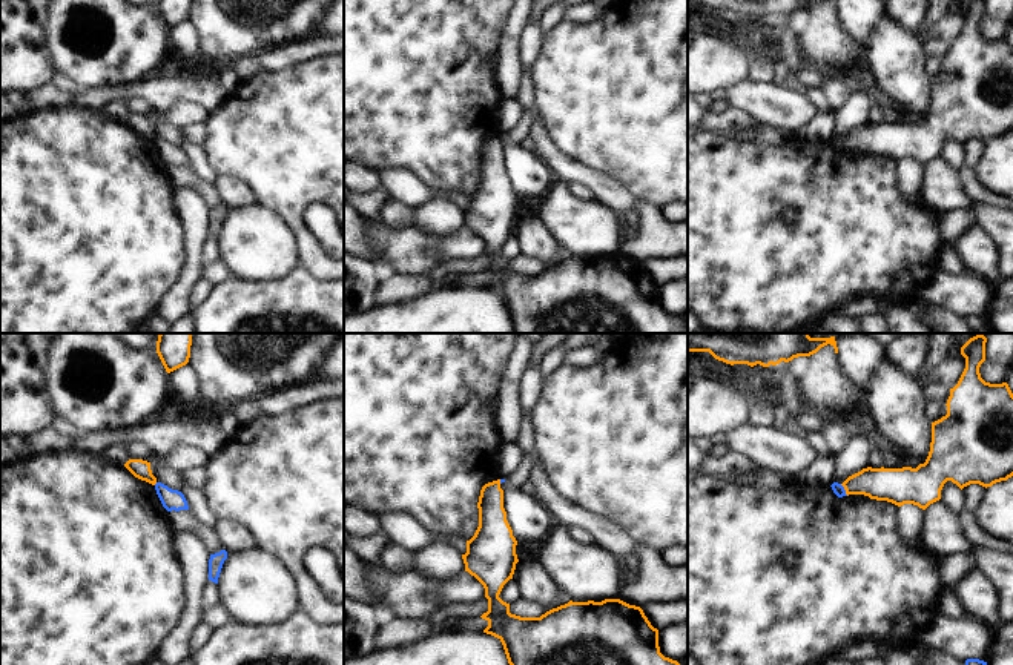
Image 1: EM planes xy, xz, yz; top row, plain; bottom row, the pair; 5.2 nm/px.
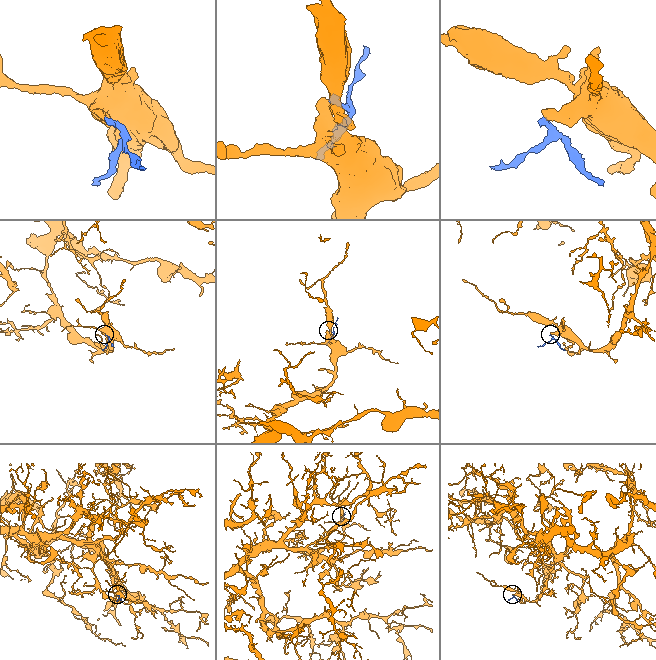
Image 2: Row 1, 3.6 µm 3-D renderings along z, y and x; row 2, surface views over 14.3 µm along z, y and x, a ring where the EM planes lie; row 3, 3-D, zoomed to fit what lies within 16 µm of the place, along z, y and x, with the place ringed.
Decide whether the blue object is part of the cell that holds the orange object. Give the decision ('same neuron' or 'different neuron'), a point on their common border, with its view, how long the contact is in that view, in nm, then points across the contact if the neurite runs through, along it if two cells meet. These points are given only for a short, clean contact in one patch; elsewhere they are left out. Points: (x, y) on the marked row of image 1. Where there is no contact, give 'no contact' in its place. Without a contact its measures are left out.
different neuron; meets orange in yz at (844, 489); contact 80 nm long; border along yz (840, 484), (848, 495)

